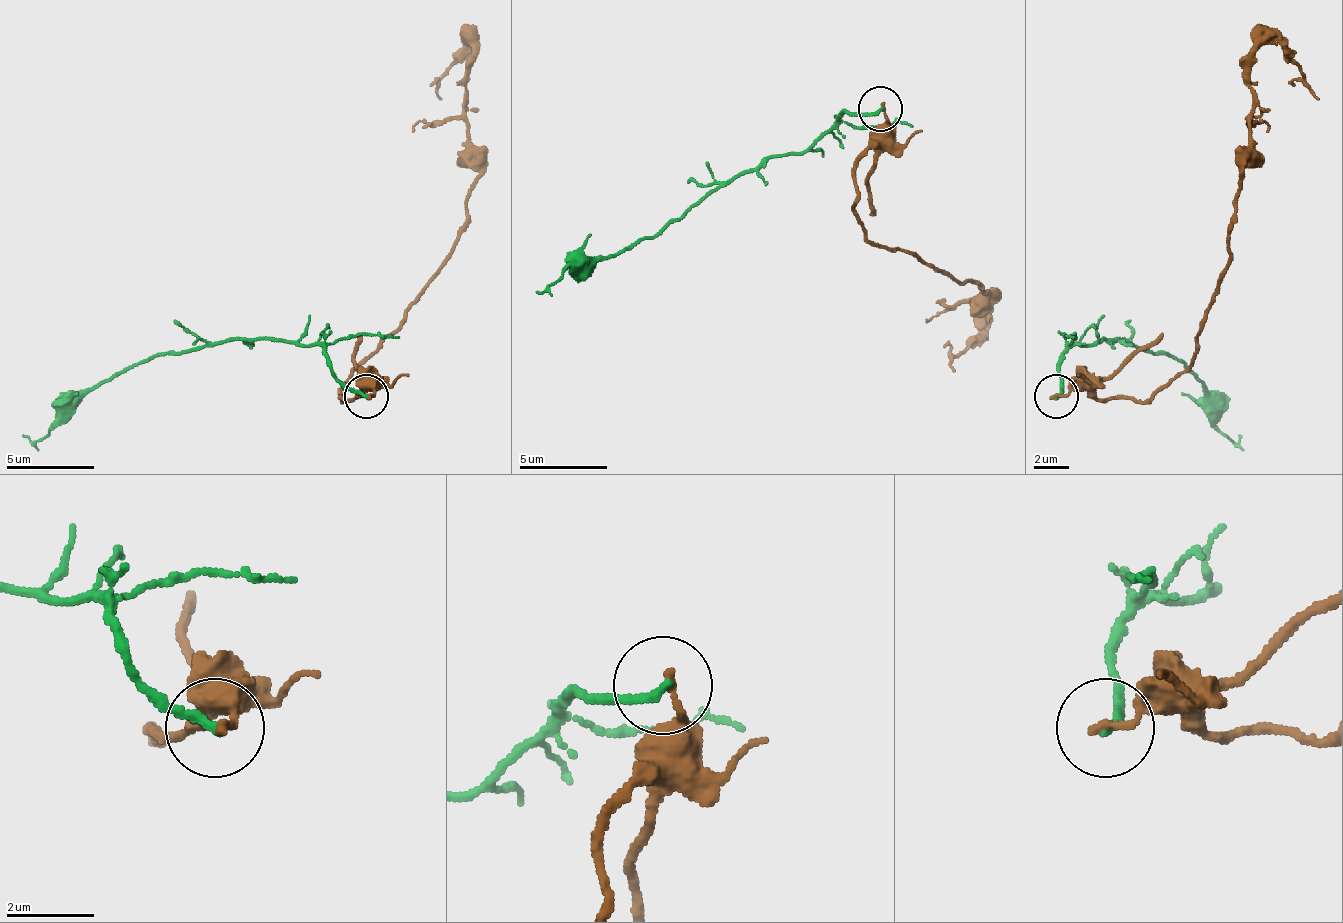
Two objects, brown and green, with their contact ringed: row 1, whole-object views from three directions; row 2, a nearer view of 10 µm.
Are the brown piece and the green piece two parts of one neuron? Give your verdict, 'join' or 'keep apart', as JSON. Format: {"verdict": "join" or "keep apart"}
{"verdict": "keep apart"}

